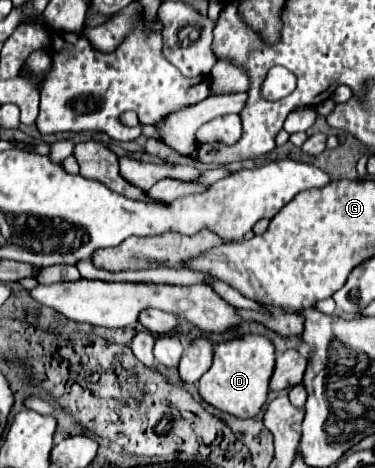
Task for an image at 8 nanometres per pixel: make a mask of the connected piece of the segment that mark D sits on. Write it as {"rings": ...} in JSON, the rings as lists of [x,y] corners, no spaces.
{"rings":[[[248,334],[236,340],[220,342],[214,346],[214,362],[210,370],[198,380],[200,398],[236,418],[254,418],[266,404],[268,382],[274,370],[274,346],[268,338]]]}

